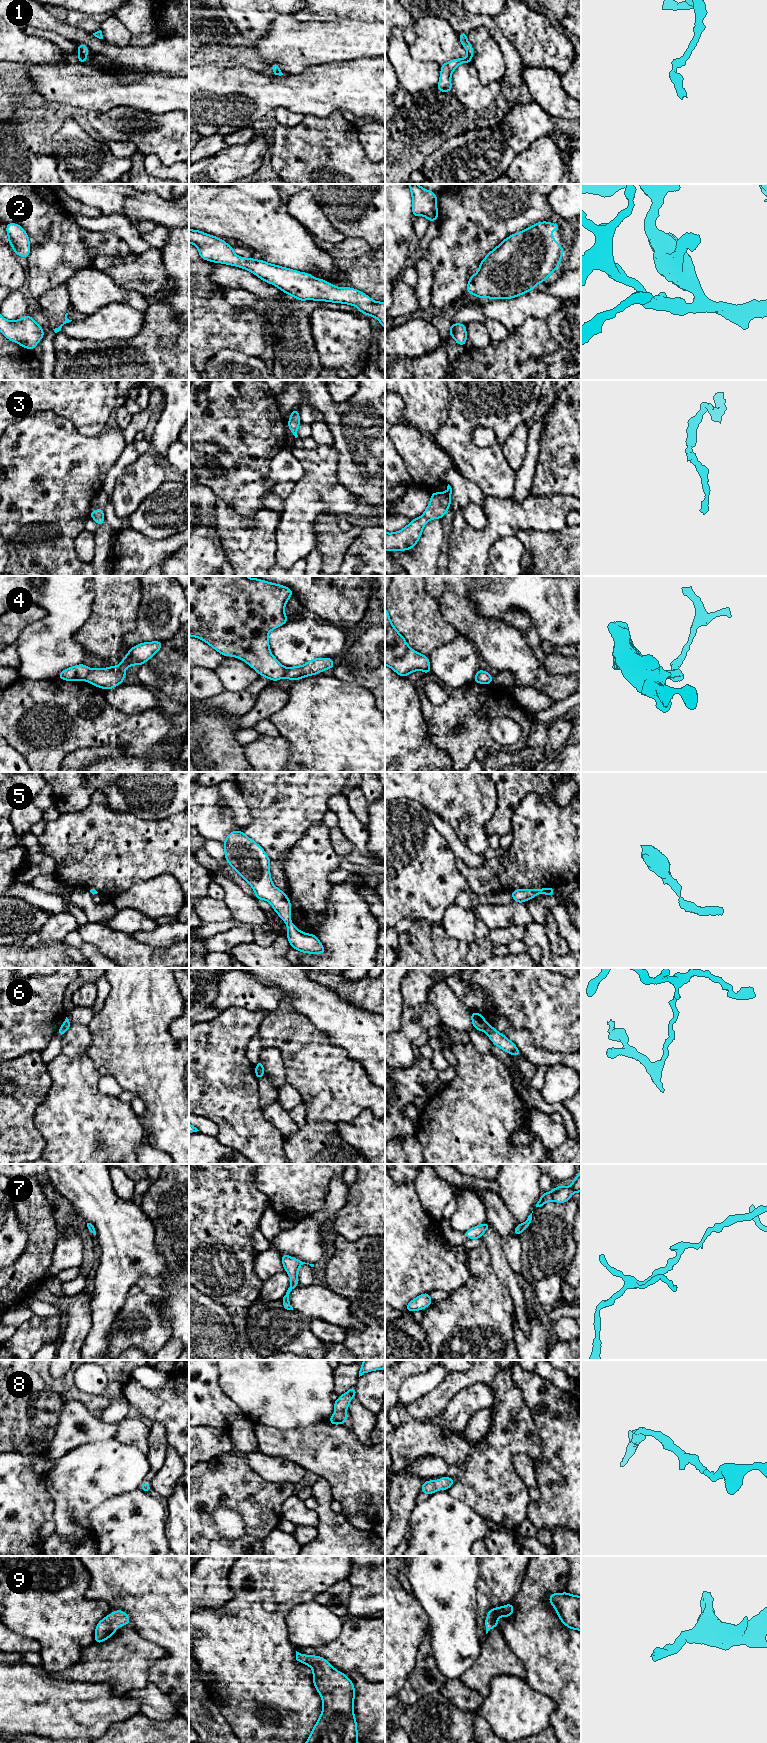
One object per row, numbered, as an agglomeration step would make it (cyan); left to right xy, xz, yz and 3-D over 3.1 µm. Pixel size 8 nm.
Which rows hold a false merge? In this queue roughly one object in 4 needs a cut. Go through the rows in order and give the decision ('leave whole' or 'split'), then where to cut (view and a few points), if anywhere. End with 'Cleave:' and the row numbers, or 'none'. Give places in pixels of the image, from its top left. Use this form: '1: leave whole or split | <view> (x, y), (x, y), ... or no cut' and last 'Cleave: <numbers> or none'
1: leave whole | no cut
2: leave whole | no cut
3: leave whole | no cut
4: leave whole | no cut
5: leave whole | no cut
6: leave whole | no cut
7: leave whole | no cut
8: leave whole | no cut
9: leave whole | no cut
Cleave: none

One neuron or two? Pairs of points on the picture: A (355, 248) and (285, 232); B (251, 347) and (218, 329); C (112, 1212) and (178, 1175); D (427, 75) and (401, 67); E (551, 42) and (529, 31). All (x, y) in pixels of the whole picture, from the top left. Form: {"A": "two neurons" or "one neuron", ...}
{"A": "two neurons", "B": "one neuron", "C": "two neurons", "D": "one neuron", "E": "one neuron"}

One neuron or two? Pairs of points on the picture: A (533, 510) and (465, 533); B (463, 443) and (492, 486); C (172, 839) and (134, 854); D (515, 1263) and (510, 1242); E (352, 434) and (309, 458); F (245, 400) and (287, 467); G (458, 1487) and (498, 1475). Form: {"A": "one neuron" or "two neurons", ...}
{"A": "one neuron", "B": "one neuron", "C": "one neuron", "D": "one neuron", "E": "two neurons", "F": "two neurons", "G": "one neuron"}

